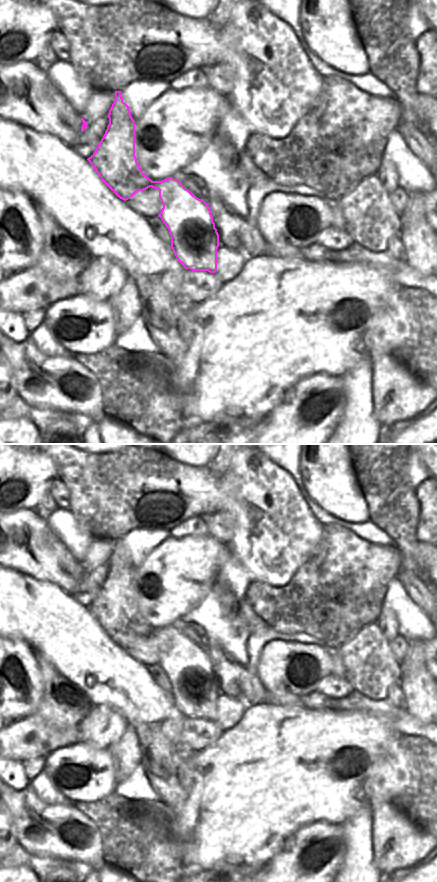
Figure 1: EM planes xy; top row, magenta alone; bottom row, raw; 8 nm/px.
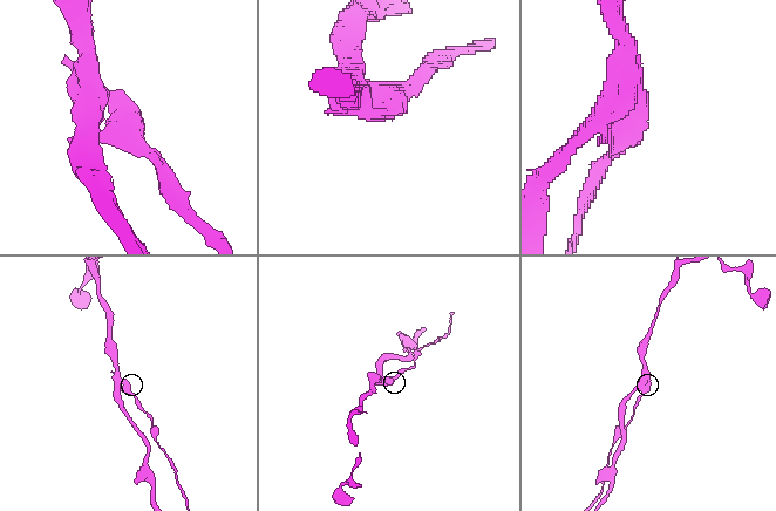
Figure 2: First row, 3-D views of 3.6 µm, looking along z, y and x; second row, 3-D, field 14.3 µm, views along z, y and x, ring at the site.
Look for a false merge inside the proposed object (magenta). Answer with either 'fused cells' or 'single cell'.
fused cells

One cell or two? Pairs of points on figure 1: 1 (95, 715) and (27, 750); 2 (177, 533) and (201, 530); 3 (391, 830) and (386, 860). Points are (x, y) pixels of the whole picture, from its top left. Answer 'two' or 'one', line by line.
1: one
2: one
3: one

